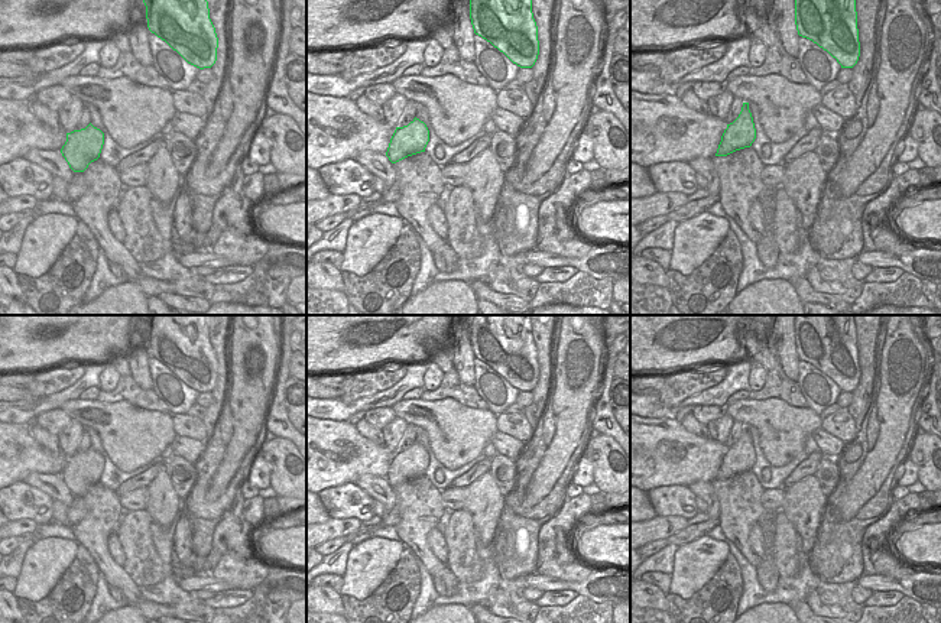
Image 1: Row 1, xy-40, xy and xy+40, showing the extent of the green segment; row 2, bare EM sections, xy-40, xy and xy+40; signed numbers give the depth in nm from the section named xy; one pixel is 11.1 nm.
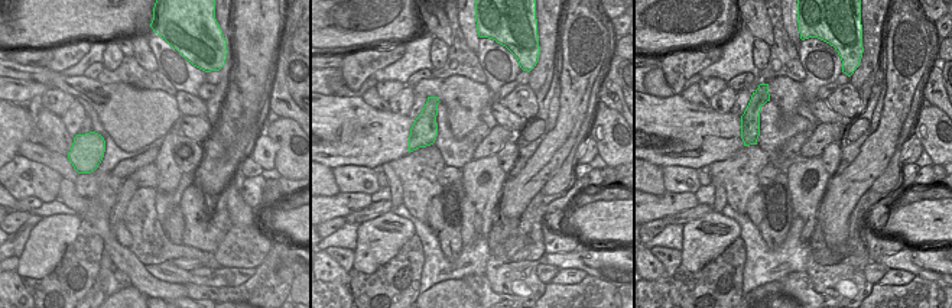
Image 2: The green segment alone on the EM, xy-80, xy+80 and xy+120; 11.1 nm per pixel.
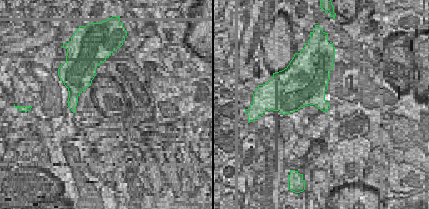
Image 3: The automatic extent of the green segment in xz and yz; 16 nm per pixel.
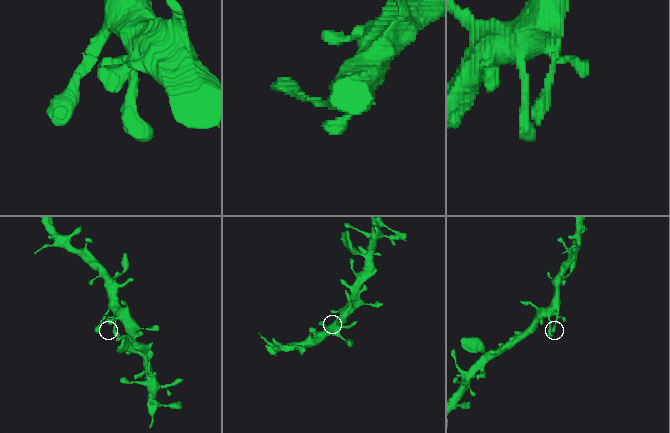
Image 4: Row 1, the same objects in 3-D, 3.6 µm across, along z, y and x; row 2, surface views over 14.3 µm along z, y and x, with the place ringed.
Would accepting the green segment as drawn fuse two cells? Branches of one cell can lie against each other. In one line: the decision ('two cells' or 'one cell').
one cell

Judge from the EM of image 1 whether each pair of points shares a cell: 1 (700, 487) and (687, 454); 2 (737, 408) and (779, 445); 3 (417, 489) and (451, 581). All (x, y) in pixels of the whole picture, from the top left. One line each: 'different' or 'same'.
1: different
2: same
3: same

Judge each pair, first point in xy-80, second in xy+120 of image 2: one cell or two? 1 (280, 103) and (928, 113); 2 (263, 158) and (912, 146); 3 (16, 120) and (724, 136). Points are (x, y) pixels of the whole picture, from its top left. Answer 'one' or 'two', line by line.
1: two
2: one
3: one

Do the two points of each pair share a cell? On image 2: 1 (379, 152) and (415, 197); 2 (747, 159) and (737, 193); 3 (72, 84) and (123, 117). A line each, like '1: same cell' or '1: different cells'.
1: different cells
2: same cell
3: same cell

